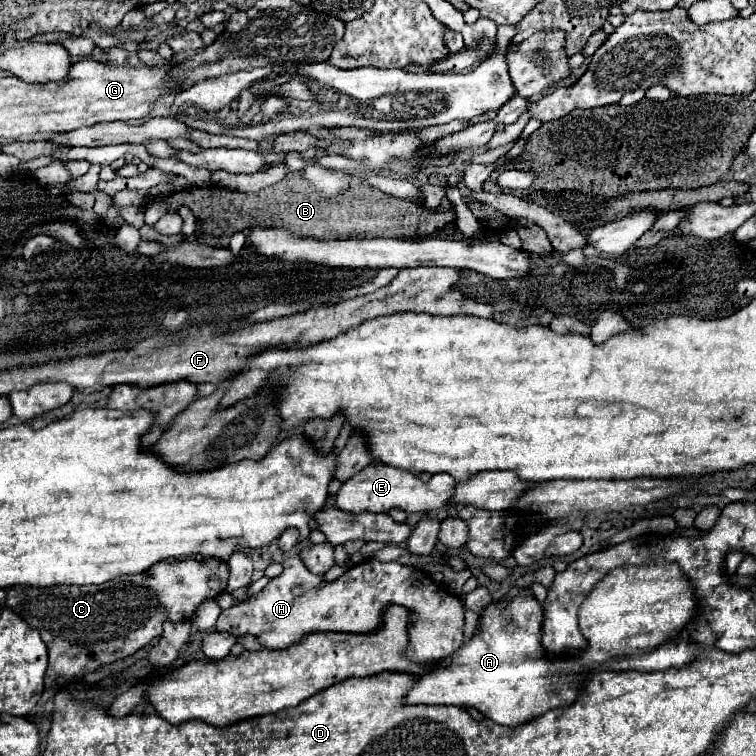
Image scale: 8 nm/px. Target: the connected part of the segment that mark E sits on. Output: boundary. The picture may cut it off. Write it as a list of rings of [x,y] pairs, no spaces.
[[[371,462],[357,476],[343,482],[339,492],[335,494],[335,500],[337,500],[337,508],[343,512],[349,512],[349,514],[389,512],[391,508],[401,508],[407,514],[431,512],[431,510],[445,508],[451,502],[451,498],[455,494],[455,486],[457,486],[457,482],[449,474],[437,474],[429,482],[423,482],[413,472]]]

